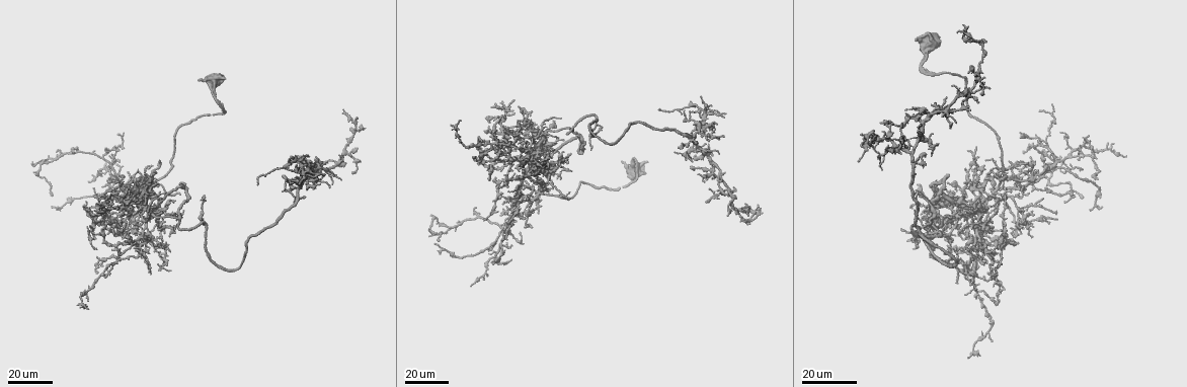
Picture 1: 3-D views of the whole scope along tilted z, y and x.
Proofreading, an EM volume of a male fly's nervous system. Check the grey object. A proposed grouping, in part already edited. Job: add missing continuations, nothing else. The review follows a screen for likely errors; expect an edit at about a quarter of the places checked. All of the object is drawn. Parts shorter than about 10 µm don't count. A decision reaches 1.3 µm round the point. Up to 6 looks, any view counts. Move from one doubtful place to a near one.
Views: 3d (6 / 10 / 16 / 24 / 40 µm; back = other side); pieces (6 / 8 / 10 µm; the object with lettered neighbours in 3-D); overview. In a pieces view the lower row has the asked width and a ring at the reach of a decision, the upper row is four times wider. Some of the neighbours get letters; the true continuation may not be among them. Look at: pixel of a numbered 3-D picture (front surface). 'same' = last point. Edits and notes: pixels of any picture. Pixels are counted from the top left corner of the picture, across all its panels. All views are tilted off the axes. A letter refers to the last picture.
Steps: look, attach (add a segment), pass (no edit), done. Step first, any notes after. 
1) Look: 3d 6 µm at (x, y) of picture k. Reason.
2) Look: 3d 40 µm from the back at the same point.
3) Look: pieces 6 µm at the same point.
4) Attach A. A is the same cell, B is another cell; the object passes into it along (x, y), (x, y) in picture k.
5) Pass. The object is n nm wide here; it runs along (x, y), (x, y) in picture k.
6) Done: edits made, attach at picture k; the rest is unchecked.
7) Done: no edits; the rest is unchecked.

Look: 3d 24 µm at (200, 81) of picture 1. Free end.

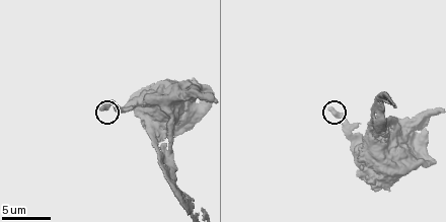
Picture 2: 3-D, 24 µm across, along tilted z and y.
Look: 3d 6 µm at (332, 108) of picture 2.

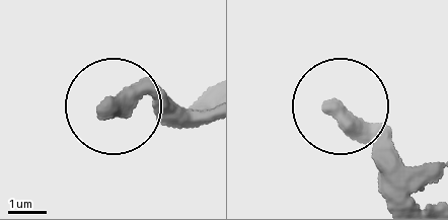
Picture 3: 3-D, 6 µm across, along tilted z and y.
Look: pieces 8 µm at (105, 107) of picture 3.

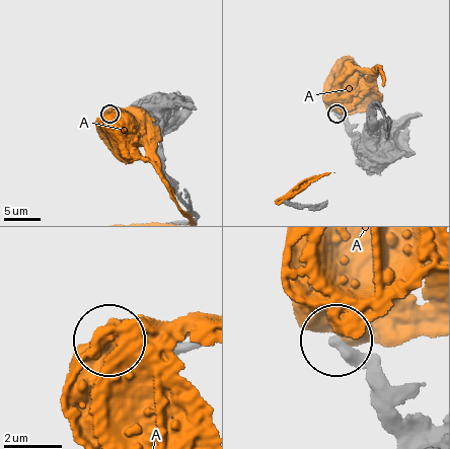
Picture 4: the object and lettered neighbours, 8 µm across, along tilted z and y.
Pass. A is another cell; it runs along (425, 431), (342, 345) in picture 4; no lettered segment goes on from it.

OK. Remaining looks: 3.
Look: 3d 24 µm at (554, 136) of picture 1. Free end.

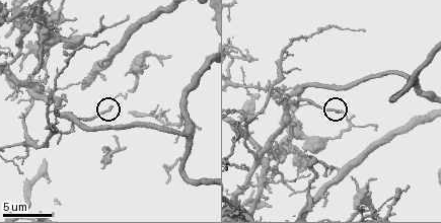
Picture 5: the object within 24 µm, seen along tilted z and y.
Look: pieces 8 µm at (339, 113) of picture 5. What lies round it.

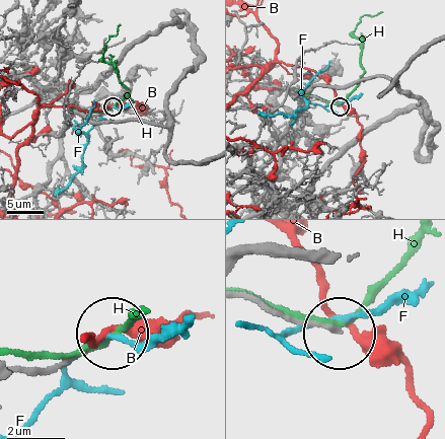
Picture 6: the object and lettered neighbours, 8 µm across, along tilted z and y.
Pass. B, F and H are other cells; it runs along (277, 140), (270, 132), (269, 121), (289, 89), (338, 105) in picture 6; no lettered segment goes on from it.

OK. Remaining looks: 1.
Look: pieces 6 µm at (177, 159) of picture 5. Free end.

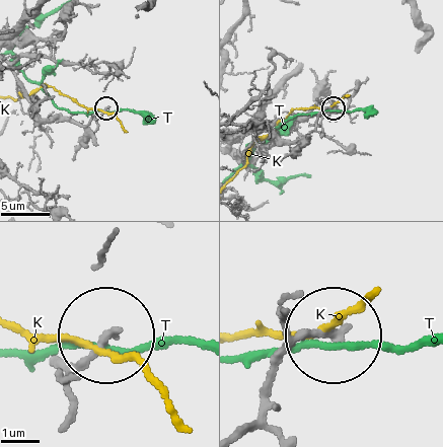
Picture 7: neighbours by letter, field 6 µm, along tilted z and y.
Pass. K and T are other cells; it runs along (239, 425), (259, 410), (279, 360), (324, 334) in picture 7; no lettered segment goes on from it.

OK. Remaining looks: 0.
Done: no edits; the rest is unchecked.

